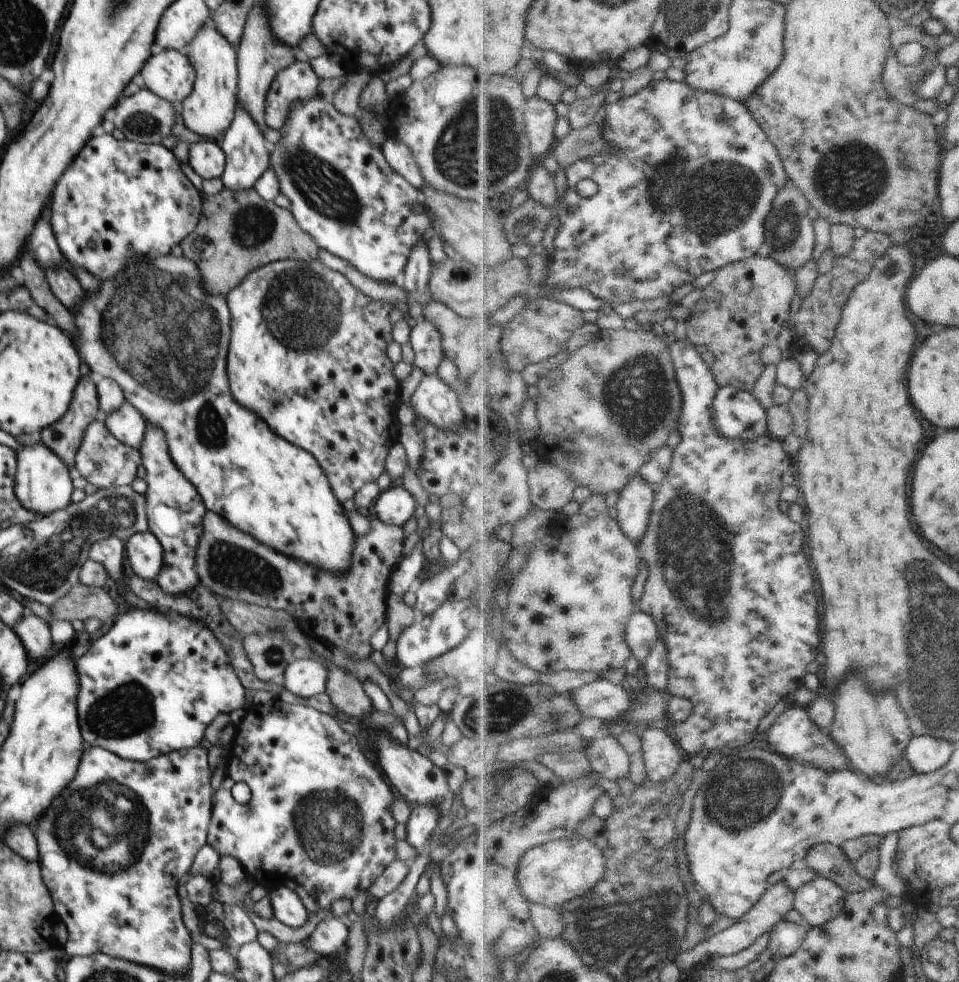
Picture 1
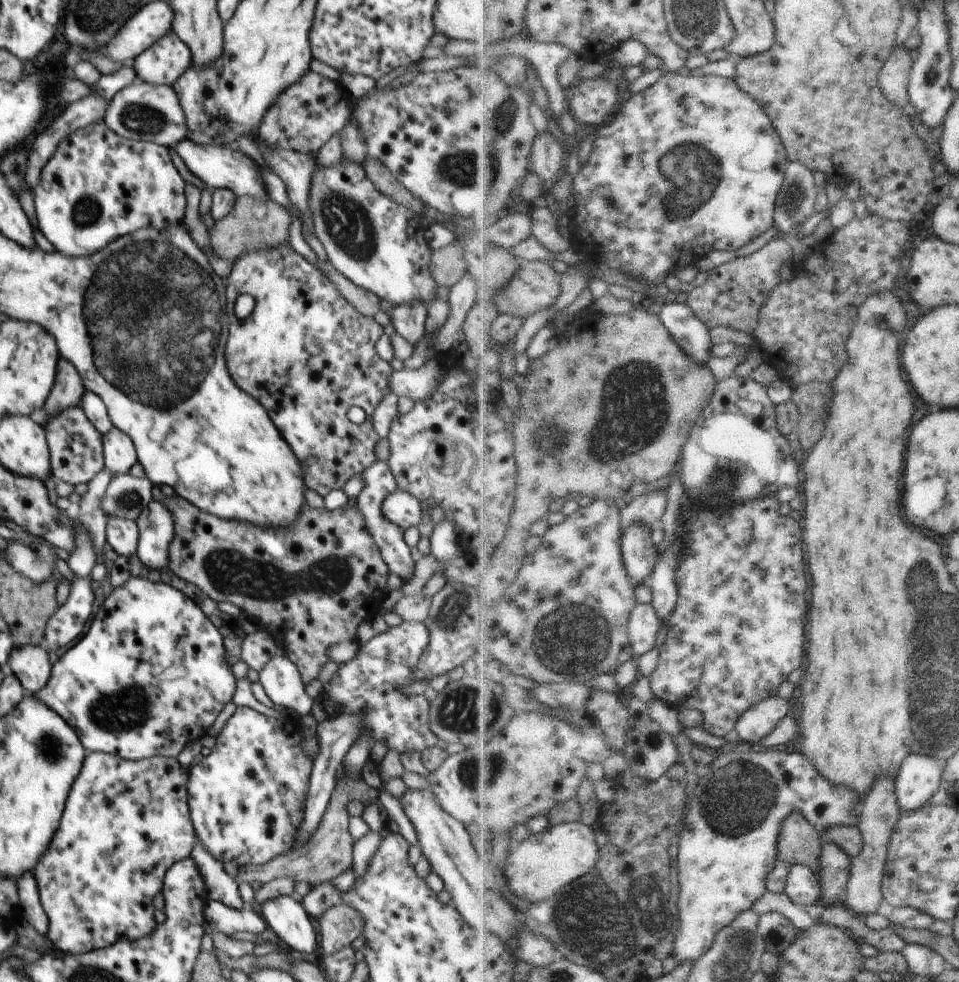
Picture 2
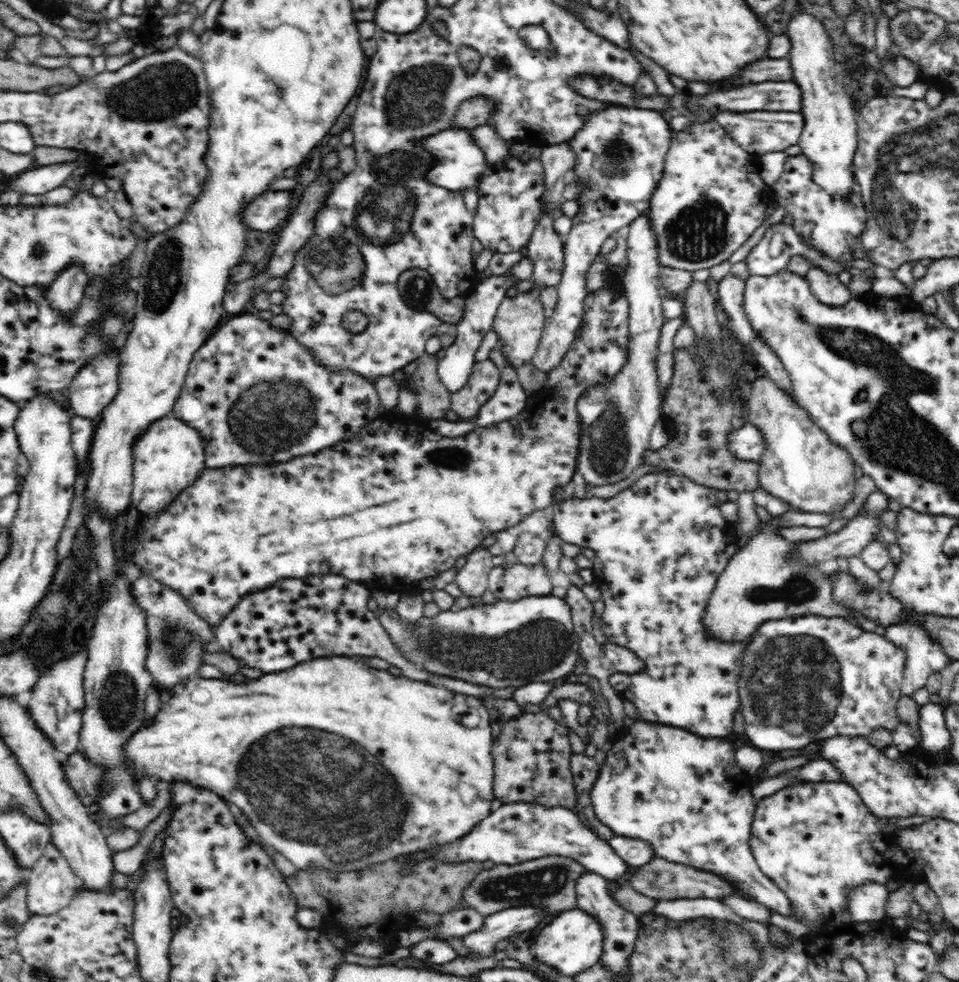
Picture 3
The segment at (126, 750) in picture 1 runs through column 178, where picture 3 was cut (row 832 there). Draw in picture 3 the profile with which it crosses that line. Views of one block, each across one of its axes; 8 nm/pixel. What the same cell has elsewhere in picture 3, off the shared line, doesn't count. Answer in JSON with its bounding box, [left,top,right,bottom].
[590,719,792,916]

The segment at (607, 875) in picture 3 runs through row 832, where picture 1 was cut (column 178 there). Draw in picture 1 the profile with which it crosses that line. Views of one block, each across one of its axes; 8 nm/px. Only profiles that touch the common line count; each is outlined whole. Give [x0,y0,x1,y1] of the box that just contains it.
[138,422,207,595]

